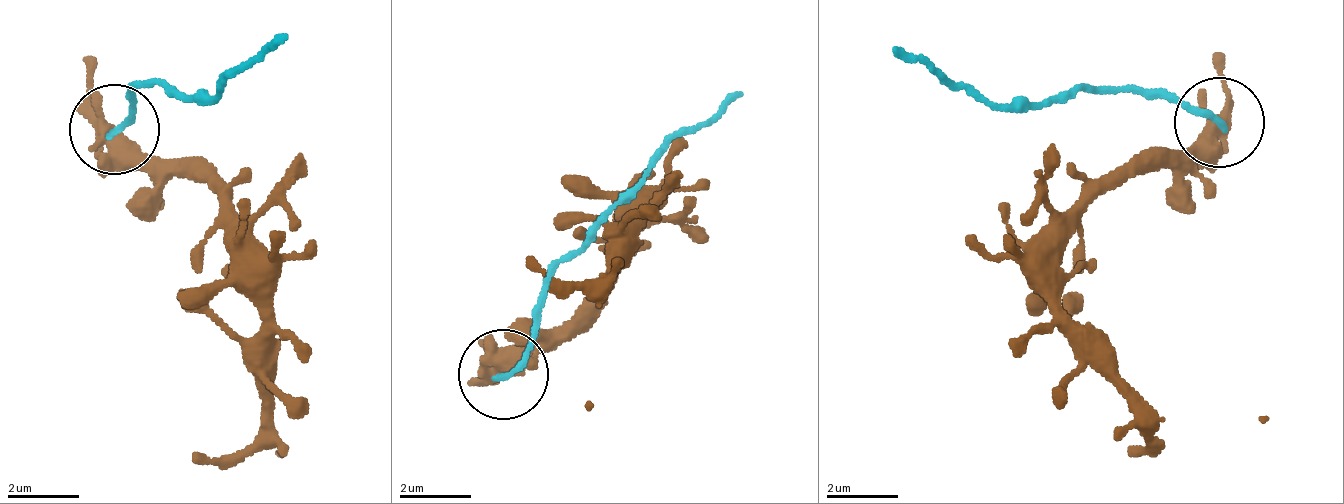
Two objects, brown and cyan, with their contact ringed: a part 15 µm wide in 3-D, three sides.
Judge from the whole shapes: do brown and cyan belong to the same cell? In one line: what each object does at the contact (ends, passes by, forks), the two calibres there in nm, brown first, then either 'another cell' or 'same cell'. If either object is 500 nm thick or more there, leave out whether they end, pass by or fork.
brown forks there; cyan ends there; 360 nm thick on the brown side, 200 nm on the other; another cell

